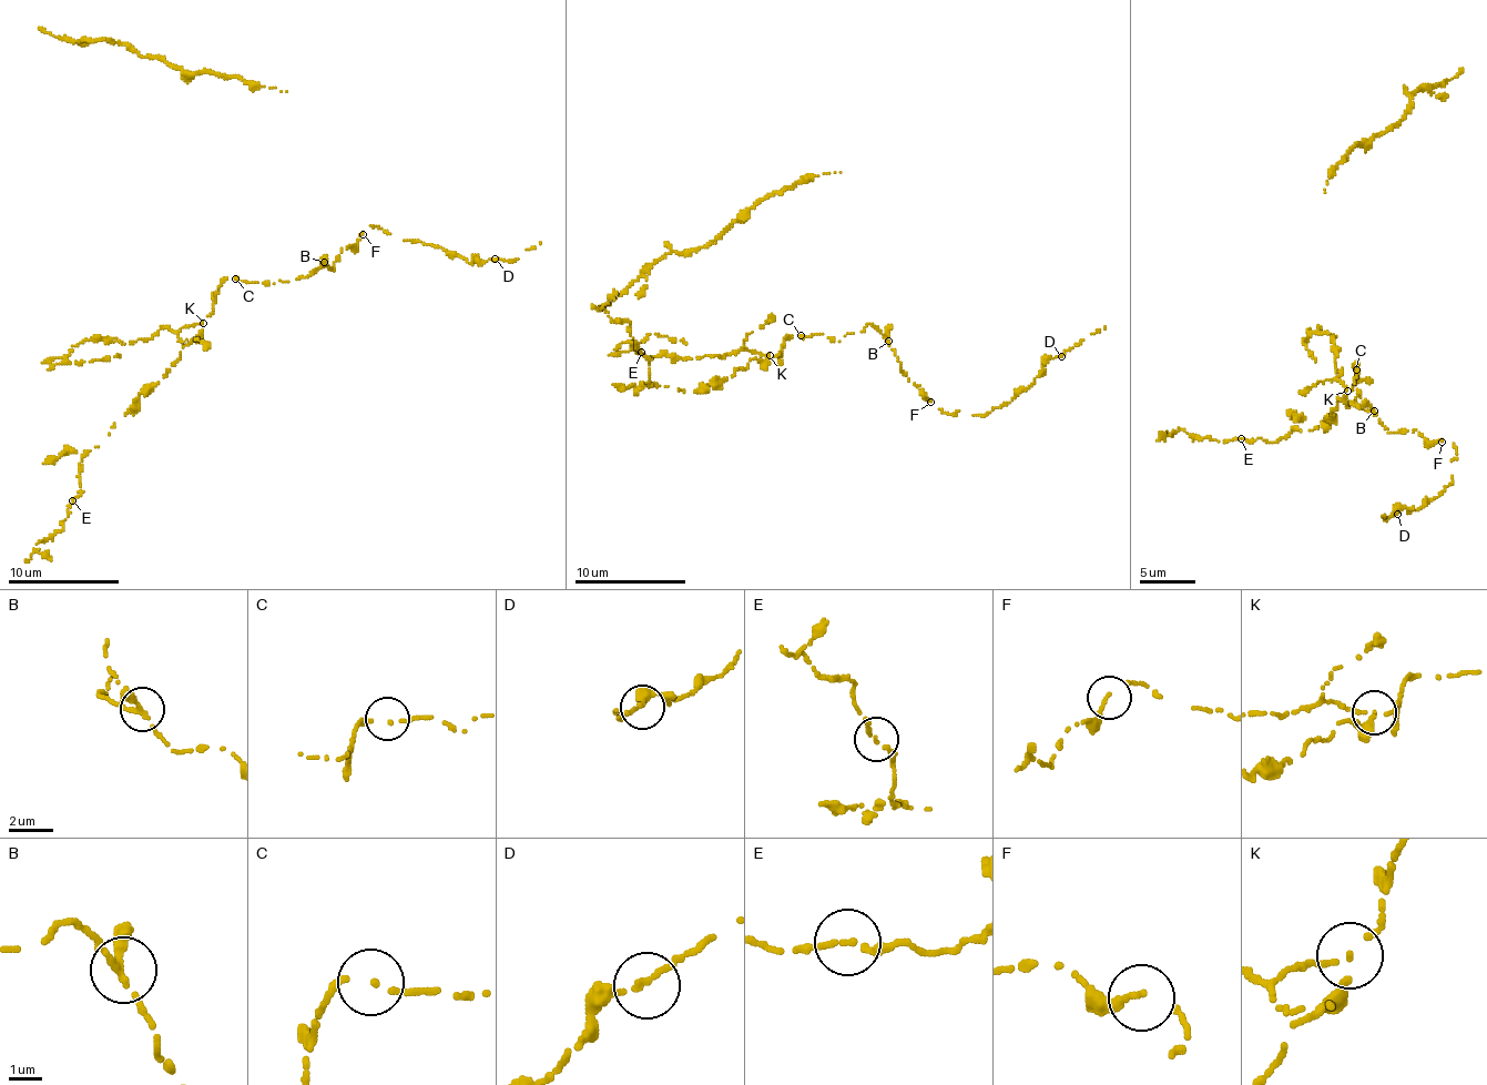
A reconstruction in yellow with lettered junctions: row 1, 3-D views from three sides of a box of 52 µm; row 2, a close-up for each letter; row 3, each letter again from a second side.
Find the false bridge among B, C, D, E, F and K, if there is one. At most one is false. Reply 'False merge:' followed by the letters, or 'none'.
False merge: K

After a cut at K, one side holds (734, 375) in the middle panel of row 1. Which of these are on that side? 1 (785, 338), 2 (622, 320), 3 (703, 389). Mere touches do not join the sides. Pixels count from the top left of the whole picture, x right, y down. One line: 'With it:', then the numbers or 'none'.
With it: 1, 2, 3

